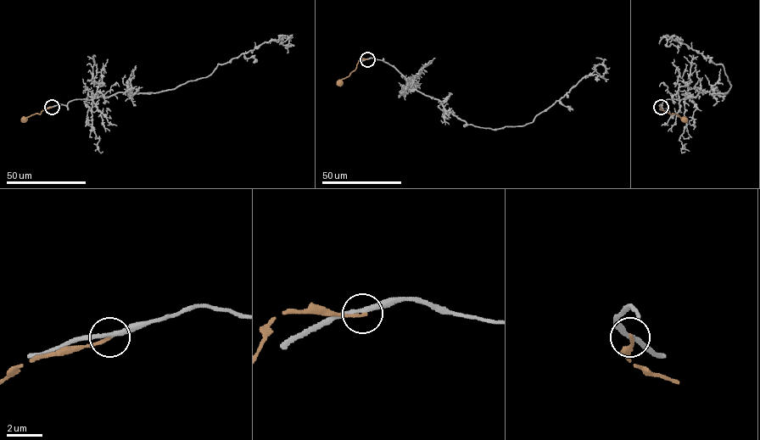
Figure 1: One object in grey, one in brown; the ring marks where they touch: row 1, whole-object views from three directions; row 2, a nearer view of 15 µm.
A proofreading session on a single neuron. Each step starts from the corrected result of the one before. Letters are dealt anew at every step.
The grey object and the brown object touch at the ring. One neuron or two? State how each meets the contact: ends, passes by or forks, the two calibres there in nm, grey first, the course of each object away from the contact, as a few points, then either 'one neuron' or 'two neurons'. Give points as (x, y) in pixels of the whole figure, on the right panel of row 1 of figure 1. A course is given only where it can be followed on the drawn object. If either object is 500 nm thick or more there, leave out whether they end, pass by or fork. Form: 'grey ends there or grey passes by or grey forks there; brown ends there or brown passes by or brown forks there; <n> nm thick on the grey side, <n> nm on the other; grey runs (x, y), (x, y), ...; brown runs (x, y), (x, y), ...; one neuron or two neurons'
grey passes by; brown ends there; 240 nm thick on the grey side, 180 nm on the other; grey runs (660, 107), (667, 99), (725, 92), (730, 87), (722, 64), (663, 36), (667, 45), (672, 43), (677, 52); brown runs (661, 107), (684, 119); two neurons

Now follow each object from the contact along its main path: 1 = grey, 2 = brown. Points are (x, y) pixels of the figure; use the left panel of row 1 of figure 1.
1: (52, 107), (119, 92), (174, 89), (208, 76), (218, 64), (282, 35), (291, 44), (287, 52)
2: (52, 107), (23, 119)

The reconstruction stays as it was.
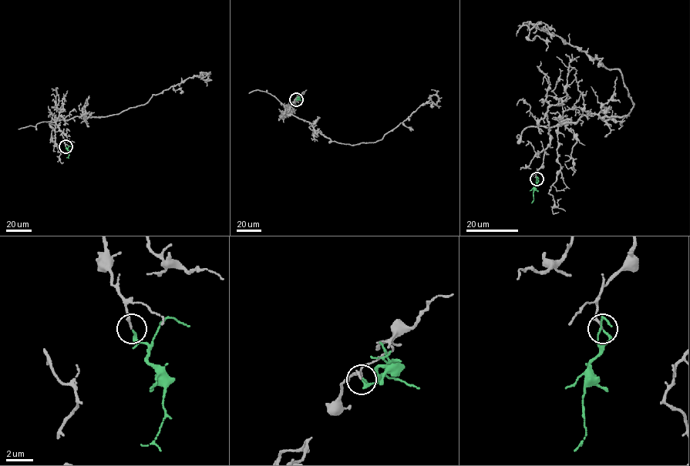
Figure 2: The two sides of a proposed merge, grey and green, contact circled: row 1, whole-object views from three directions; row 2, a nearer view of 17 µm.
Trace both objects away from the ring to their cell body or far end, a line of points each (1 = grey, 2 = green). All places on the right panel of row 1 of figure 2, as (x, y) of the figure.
1: (537, 179), (549, 129), (590, 114), (624, 115), (633, 105), (618, 69), (524, 22), (546, 50)
2: (537, 179), (531, 202)

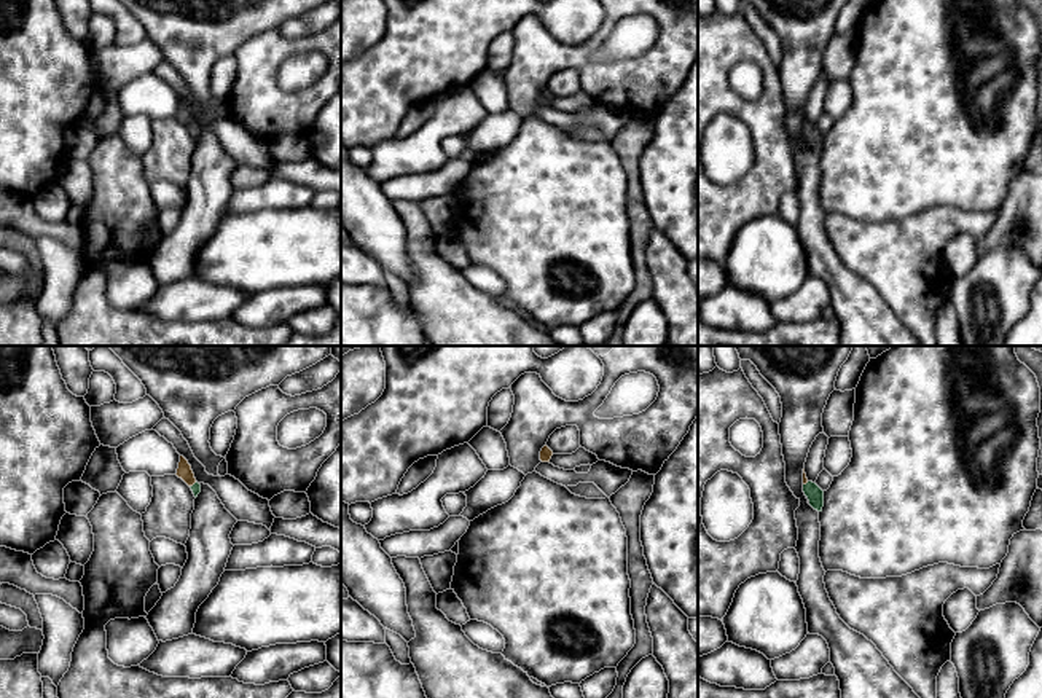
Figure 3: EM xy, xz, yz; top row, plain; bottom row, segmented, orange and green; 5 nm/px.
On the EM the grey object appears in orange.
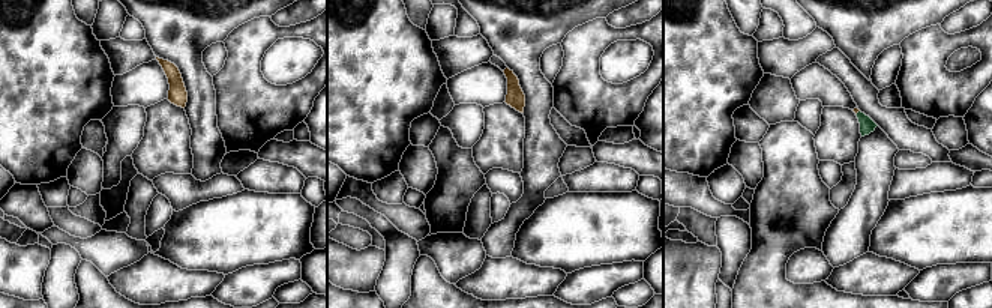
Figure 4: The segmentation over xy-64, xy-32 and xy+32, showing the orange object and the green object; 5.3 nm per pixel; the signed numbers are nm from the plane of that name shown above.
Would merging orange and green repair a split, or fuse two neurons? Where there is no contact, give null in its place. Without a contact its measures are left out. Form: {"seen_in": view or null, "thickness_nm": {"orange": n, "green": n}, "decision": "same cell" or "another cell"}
{"seen_in": "xy", "thickness_nm": {"orange": 70, "green": 50}, "decision": "same cell"}

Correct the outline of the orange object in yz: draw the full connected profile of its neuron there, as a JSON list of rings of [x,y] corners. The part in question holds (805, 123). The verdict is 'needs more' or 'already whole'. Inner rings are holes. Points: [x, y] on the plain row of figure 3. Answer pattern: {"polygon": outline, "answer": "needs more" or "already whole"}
{"polygon": [[[803,112],[803,135],[809,143],[809,148],[817,153],[822,155],[824,150],[824,134],[813,124],[809,124],[806,121],[805,112]]], "answer": "needs more"}

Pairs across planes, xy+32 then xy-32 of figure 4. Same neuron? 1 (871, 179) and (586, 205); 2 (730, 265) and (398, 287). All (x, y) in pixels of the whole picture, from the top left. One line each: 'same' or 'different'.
1: different
2: same

